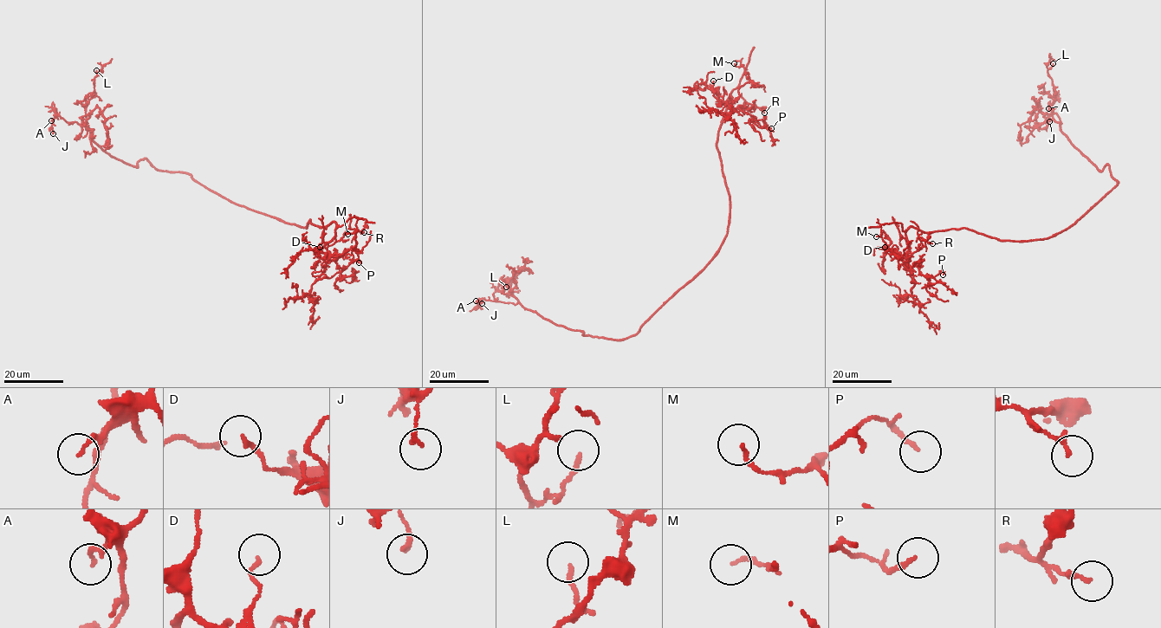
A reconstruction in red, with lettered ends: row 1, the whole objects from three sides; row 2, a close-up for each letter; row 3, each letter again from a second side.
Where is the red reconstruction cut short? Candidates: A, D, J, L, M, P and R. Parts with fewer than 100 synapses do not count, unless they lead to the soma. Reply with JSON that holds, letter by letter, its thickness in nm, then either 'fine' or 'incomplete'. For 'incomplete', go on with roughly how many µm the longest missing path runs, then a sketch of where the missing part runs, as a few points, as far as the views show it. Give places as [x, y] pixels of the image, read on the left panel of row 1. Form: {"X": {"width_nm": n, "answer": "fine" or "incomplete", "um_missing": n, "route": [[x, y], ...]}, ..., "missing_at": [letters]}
{"A": {"width_nm": 170, "answer": "fine"}, "D": {"width_nm": 150, "answer": "fine"}, "J": {"width_nm": 160, "answer": "fine"}, "L": {"width_nm": 150, "answer": "fine"}, "M": {"width_nm": 150, "answer": "fine"}, "P": {"width_nm": 150, "answer": "fine"}, "R": {"width_nm": 180, "answer": "fine"}, "missing_at": []}

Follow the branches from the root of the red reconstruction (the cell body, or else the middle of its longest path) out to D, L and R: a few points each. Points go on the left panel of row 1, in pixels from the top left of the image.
D: (259, 211), (307, 229), (309, 219), (323, 227), (334, 222), (335, 236), (322, 252), (315, 250), (320, 247)
L: (259, 211), (186, 172), (158, 171), (145, 158), (130, 165), (104, 152), (86, 124), (96, 70)
R: (259, 211), (307, 229), (309, 219), (323, 227), (334, 222), (335, 236), (327, 249), (347, 229), (364, 232)

